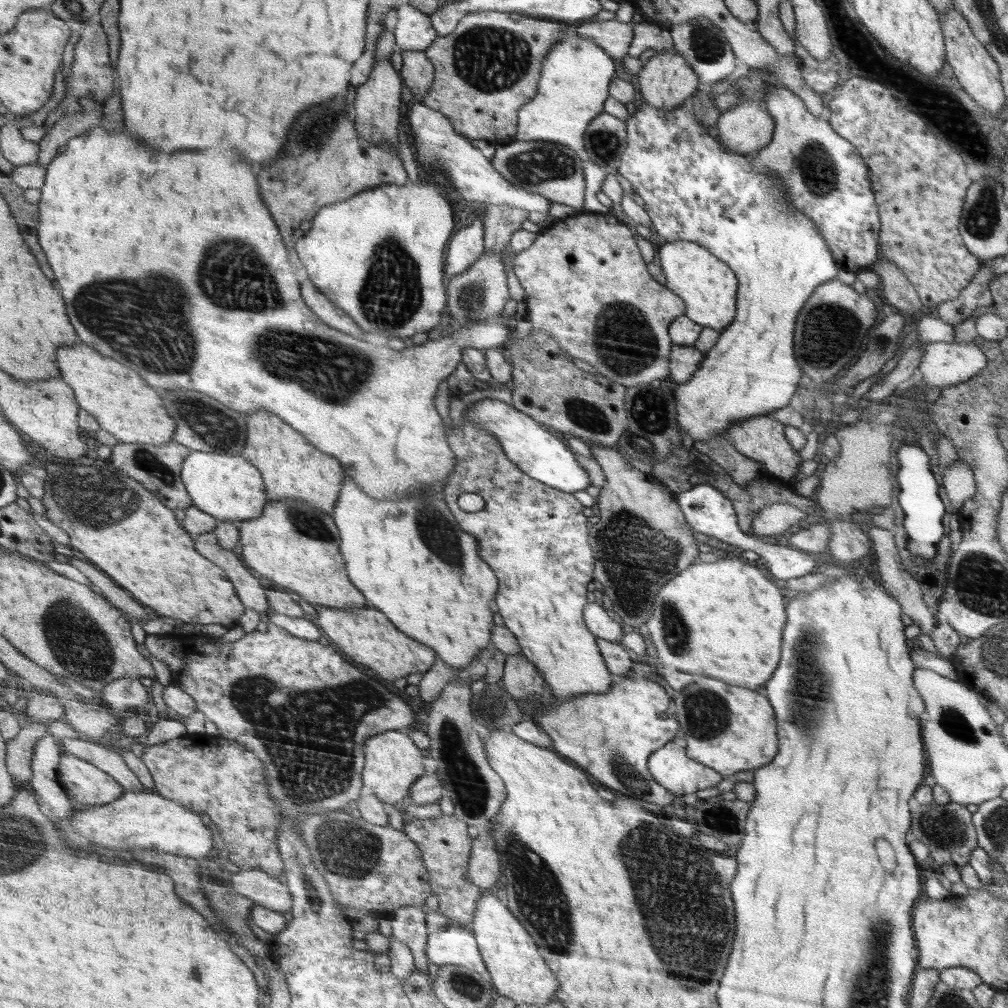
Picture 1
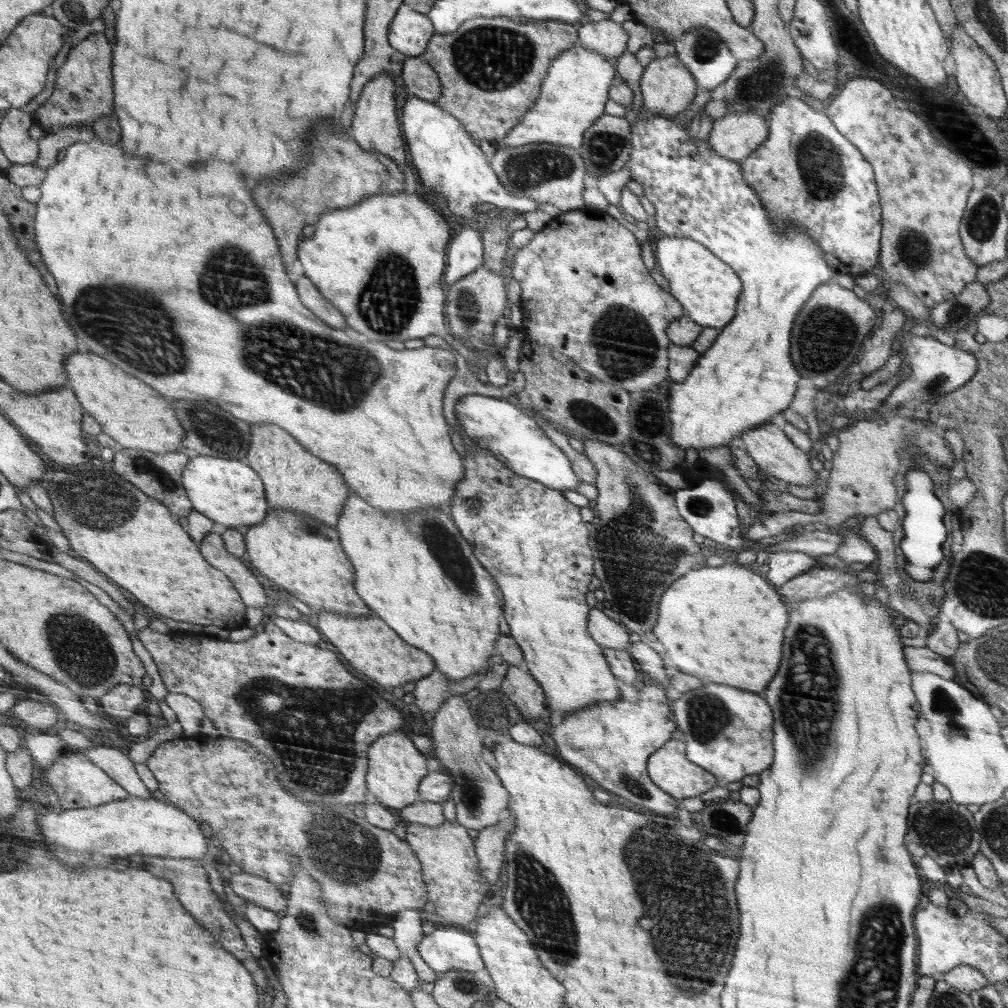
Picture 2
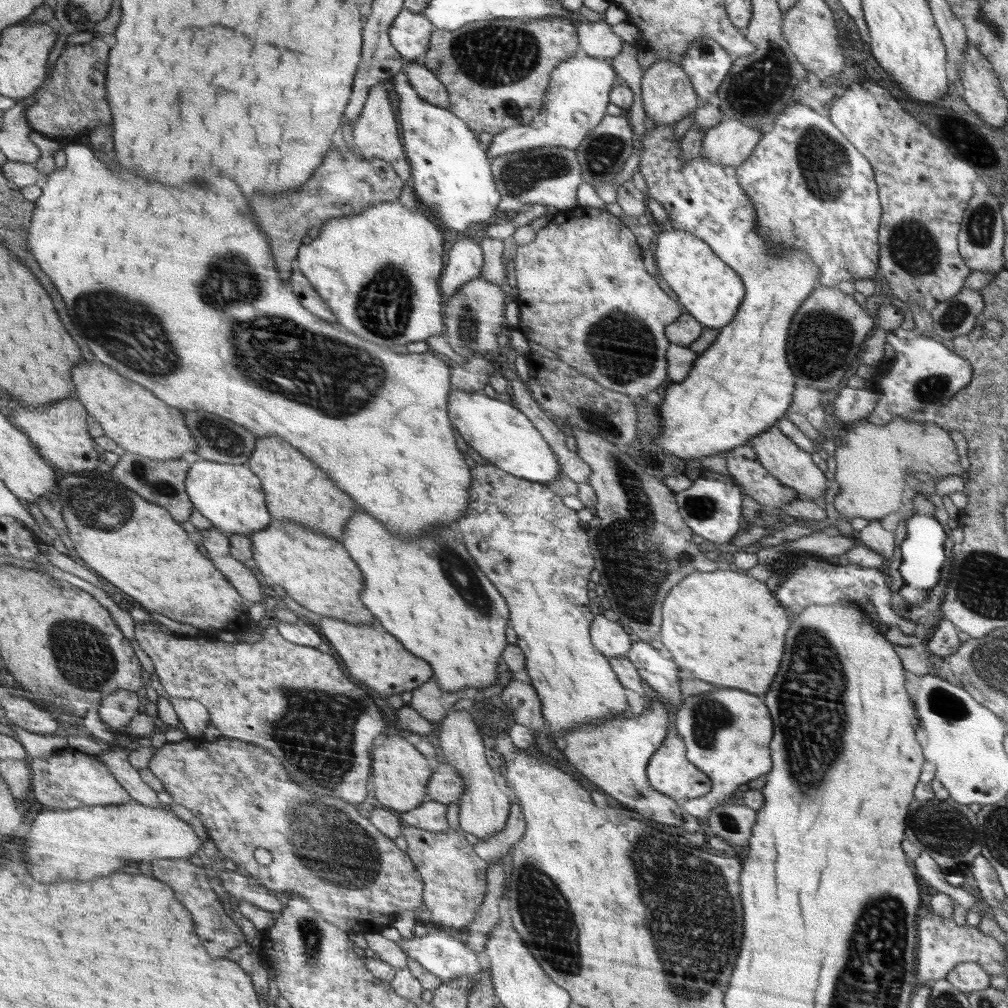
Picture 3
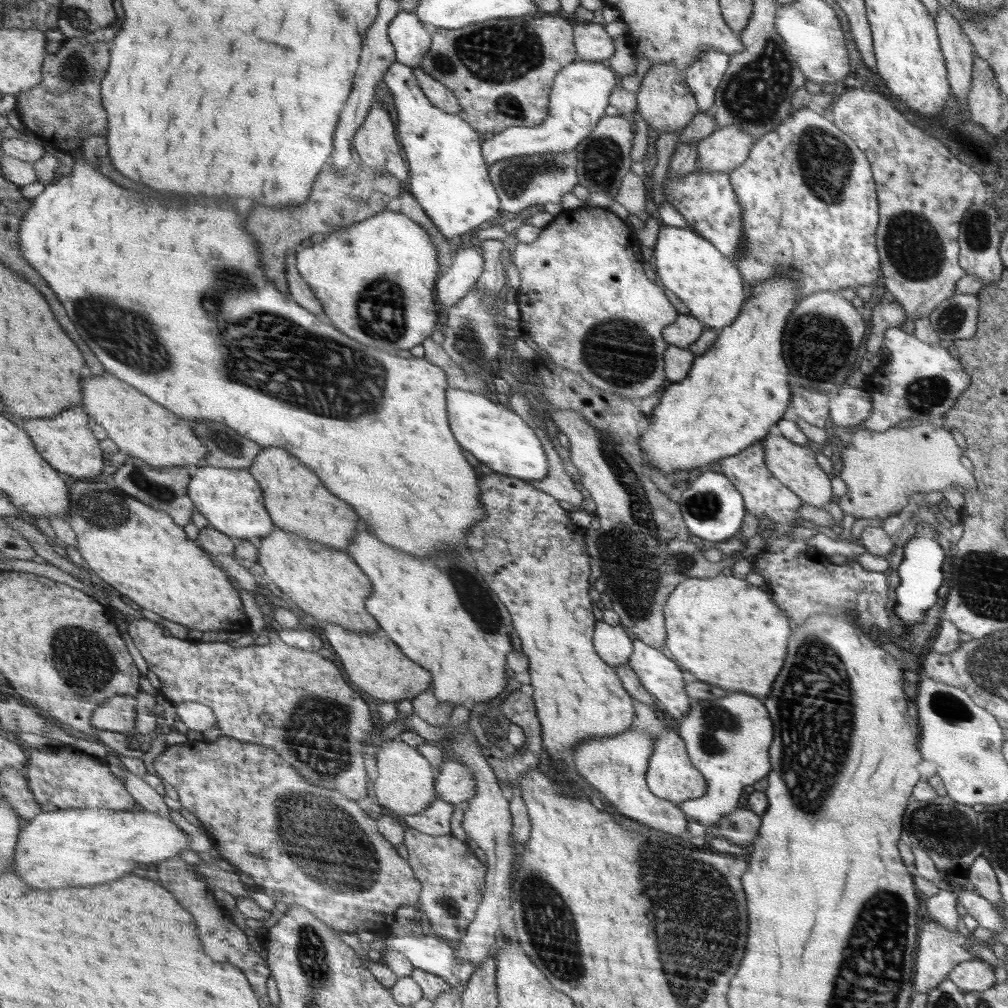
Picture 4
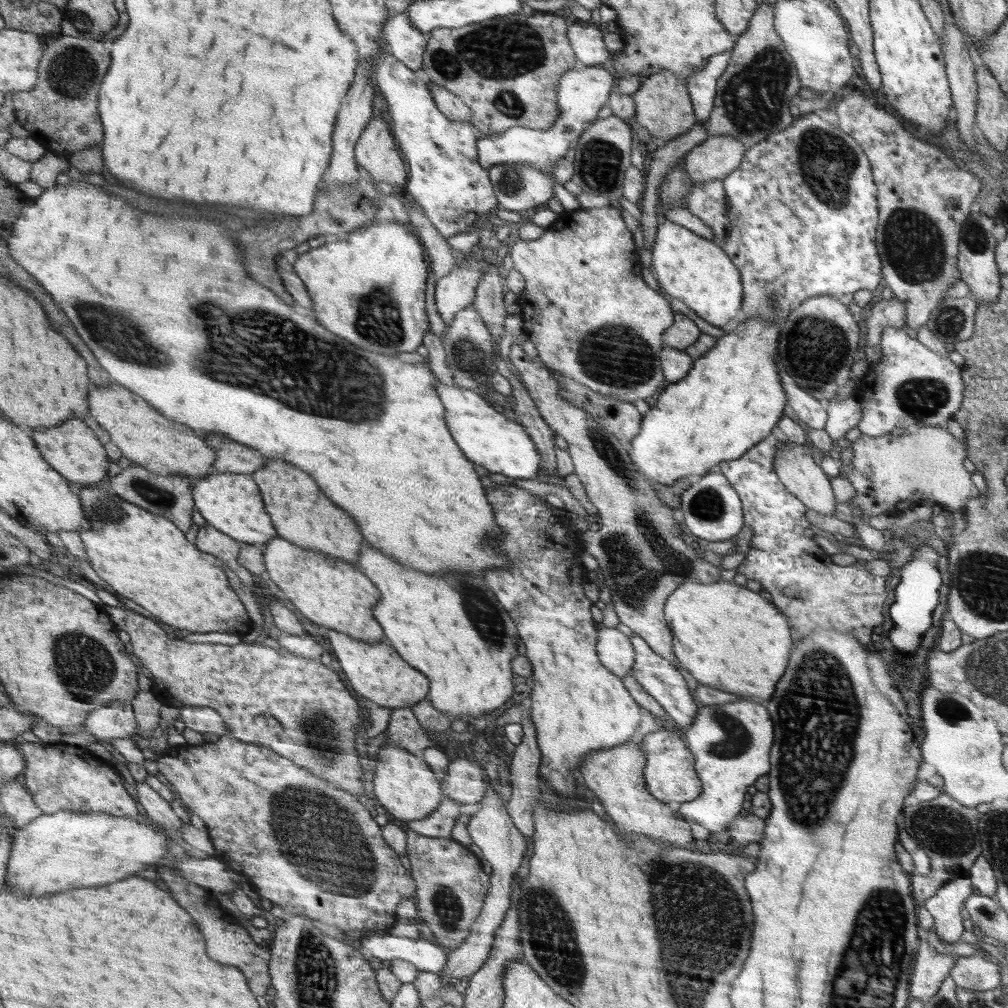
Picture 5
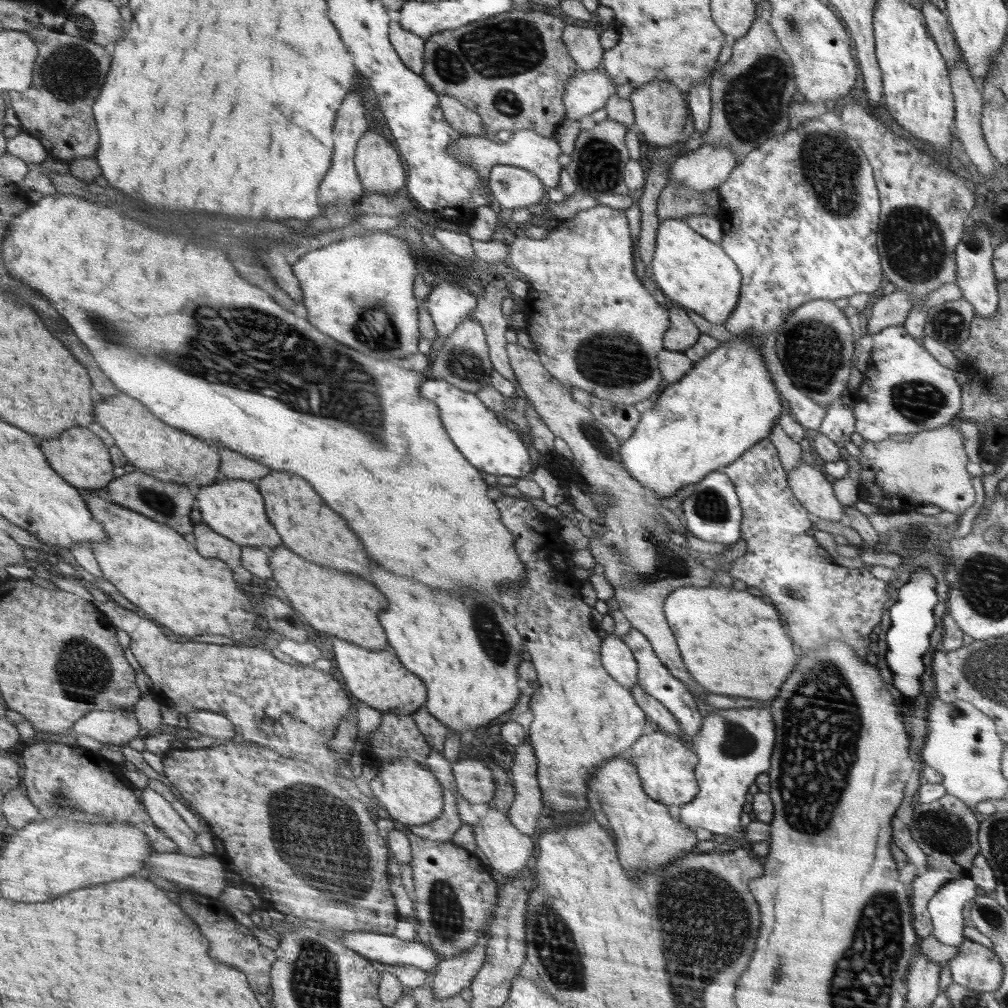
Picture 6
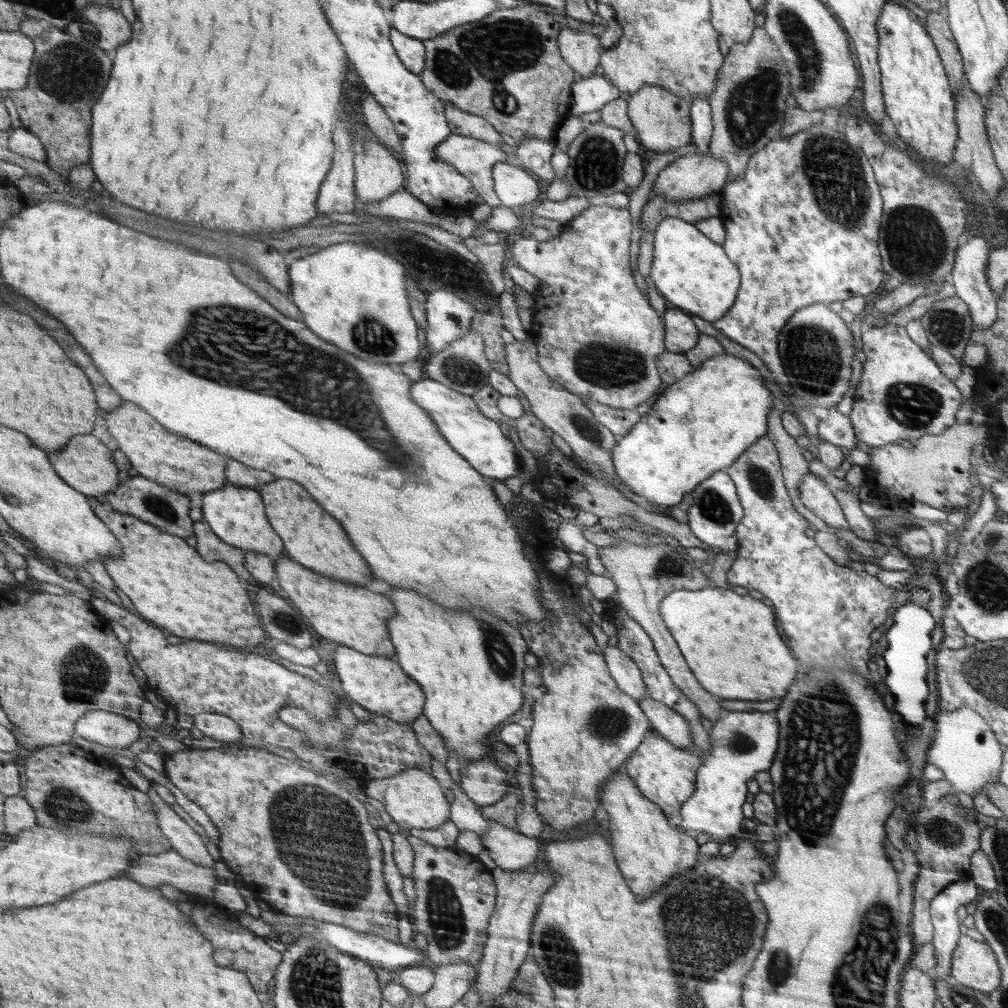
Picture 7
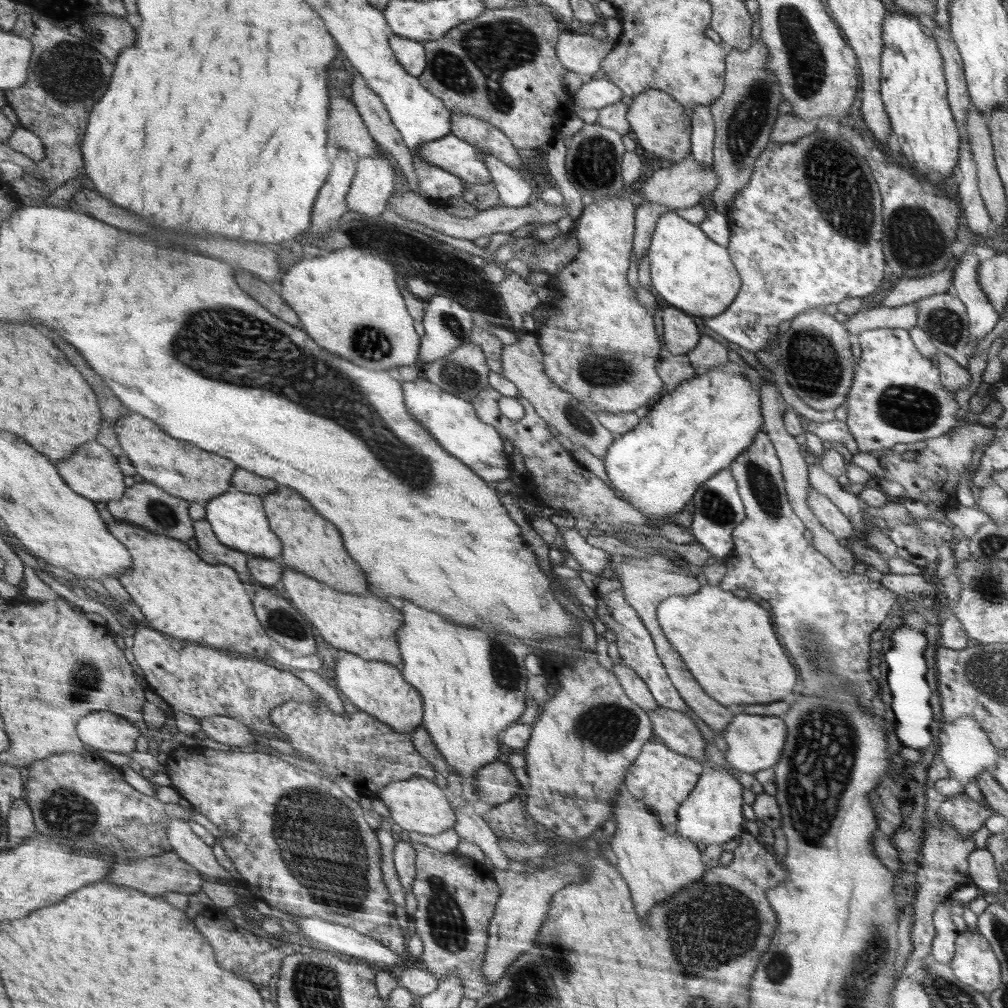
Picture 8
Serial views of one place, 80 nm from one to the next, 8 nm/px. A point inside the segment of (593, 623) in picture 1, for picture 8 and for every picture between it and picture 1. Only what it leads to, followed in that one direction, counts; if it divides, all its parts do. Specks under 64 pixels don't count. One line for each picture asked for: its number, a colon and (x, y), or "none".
2: (606, 631)
3: (611, 639)
4: (612, 643)
5: (615, 649)
6: (619, 661)
7: (628, 676)
8: (635, 687)

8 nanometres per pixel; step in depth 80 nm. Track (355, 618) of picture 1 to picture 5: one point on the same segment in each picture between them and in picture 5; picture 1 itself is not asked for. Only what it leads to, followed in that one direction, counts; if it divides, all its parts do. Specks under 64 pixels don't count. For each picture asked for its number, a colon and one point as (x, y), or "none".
2: (371, 646)
3: (371, 654)
4: (373, 661)
5: (377, 672)

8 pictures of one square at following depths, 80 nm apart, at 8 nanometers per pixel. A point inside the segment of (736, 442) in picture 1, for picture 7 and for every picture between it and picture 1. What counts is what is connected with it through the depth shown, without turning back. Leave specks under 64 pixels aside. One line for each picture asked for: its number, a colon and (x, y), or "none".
2: (775, 453)
3: (779, 454)
4: (794, 464)
5: (795, 466)
6: (808, 484)
7: (822, 502)

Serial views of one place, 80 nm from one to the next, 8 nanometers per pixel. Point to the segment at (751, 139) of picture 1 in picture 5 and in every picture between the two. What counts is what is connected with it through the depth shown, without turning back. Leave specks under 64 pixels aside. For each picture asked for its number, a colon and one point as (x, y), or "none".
2: (737, 135)
3: (731, 142)
4: (726, 148)
5: (714, 159)

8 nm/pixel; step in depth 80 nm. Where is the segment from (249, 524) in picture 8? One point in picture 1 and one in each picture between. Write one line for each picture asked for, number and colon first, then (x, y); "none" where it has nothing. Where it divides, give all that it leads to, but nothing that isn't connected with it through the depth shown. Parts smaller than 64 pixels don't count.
1: (229, 488)
2: (230, 492)
3: (231, 496)
4: (232, 499)
5: (232, 503)
6: (234, 508)
7: (237, 514)

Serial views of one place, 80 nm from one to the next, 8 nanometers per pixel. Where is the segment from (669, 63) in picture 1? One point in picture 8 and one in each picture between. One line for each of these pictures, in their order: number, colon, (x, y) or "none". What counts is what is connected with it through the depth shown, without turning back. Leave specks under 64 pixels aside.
2: (667, 86)
3: (667, 94)
4: (664, 100)
5: (663, 105)
6: (662, 113)
7: (661, 120)
8: (662, 125)

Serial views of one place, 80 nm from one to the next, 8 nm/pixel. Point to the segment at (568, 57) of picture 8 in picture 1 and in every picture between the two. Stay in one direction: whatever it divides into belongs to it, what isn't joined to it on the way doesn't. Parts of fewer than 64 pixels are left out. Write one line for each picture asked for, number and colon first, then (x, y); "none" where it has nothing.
1: (614, 37)
2: (609, 39)
3: (597, 40)
4: (593, 42)
5: (588, 41)
6: (584, 44)
7: (582, 50)

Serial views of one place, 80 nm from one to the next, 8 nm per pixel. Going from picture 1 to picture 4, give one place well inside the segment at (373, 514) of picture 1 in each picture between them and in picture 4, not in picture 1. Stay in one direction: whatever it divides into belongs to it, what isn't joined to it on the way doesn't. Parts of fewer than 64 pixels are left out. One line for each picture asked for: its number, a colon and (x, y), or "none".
2: (417, 573)
3: (429, 594)
4: (441, 613)

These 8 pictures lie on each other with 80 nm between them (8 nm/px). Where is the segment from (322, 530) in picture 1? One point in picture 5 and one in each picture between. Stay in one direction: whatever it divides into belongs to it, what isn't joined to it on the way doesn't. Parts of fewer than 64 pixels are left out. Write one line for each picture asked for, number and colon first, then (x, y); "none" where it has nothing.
2: (301, 554)
3: (318, 572)
4: (326, 584)
5: (335, 594)

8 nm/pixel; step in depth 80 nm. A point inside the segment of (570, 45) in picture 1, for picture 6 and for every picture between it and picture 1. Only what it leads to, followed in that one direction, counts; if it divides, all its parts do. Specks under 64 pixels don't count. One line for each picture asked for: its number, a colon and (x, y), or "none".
2: (574, 94)
3: (576, 101)
4: (582, 91)
5: (582, 92)
6: (587, 92)

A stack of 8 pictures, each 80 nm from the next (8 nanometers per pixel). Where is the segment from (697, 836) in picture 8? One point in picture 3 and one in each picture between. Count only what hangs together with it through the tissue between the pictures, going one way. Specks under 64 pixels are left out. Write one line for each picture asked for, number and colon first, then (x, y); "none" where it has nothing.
3: (730, 739)
4: (729, 740)
5: (731, 743)
6: (734, 746)
7: (744, 743)

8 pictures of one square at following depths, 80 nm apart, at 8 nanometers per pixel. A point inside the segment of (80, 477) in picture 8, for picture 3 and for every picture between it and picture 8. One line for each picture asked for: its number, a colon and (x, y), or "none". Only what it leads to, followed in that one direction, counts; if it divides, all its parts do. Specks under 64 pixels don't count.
3: (61, 432)
4: (68, 442)
5: (74, 449)
6: (81, 456)
7: (87, 464)

